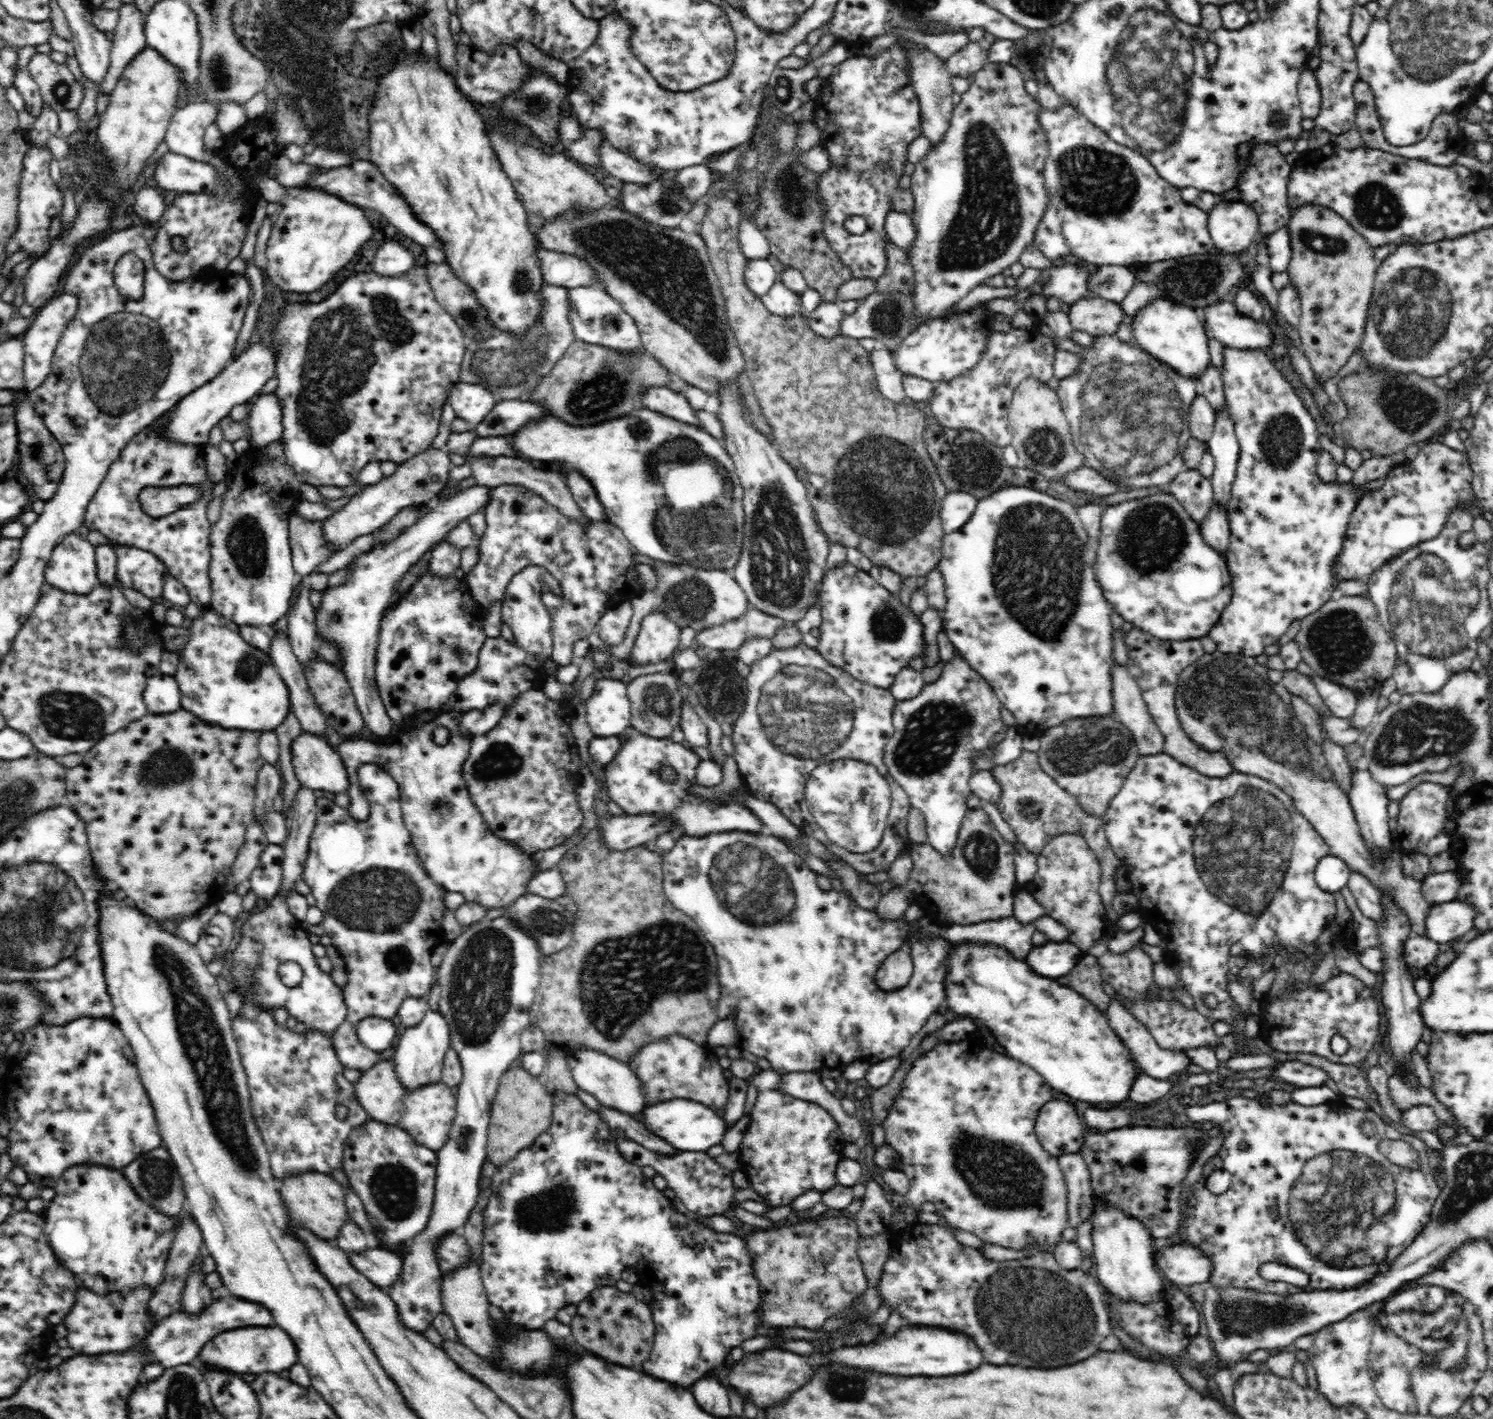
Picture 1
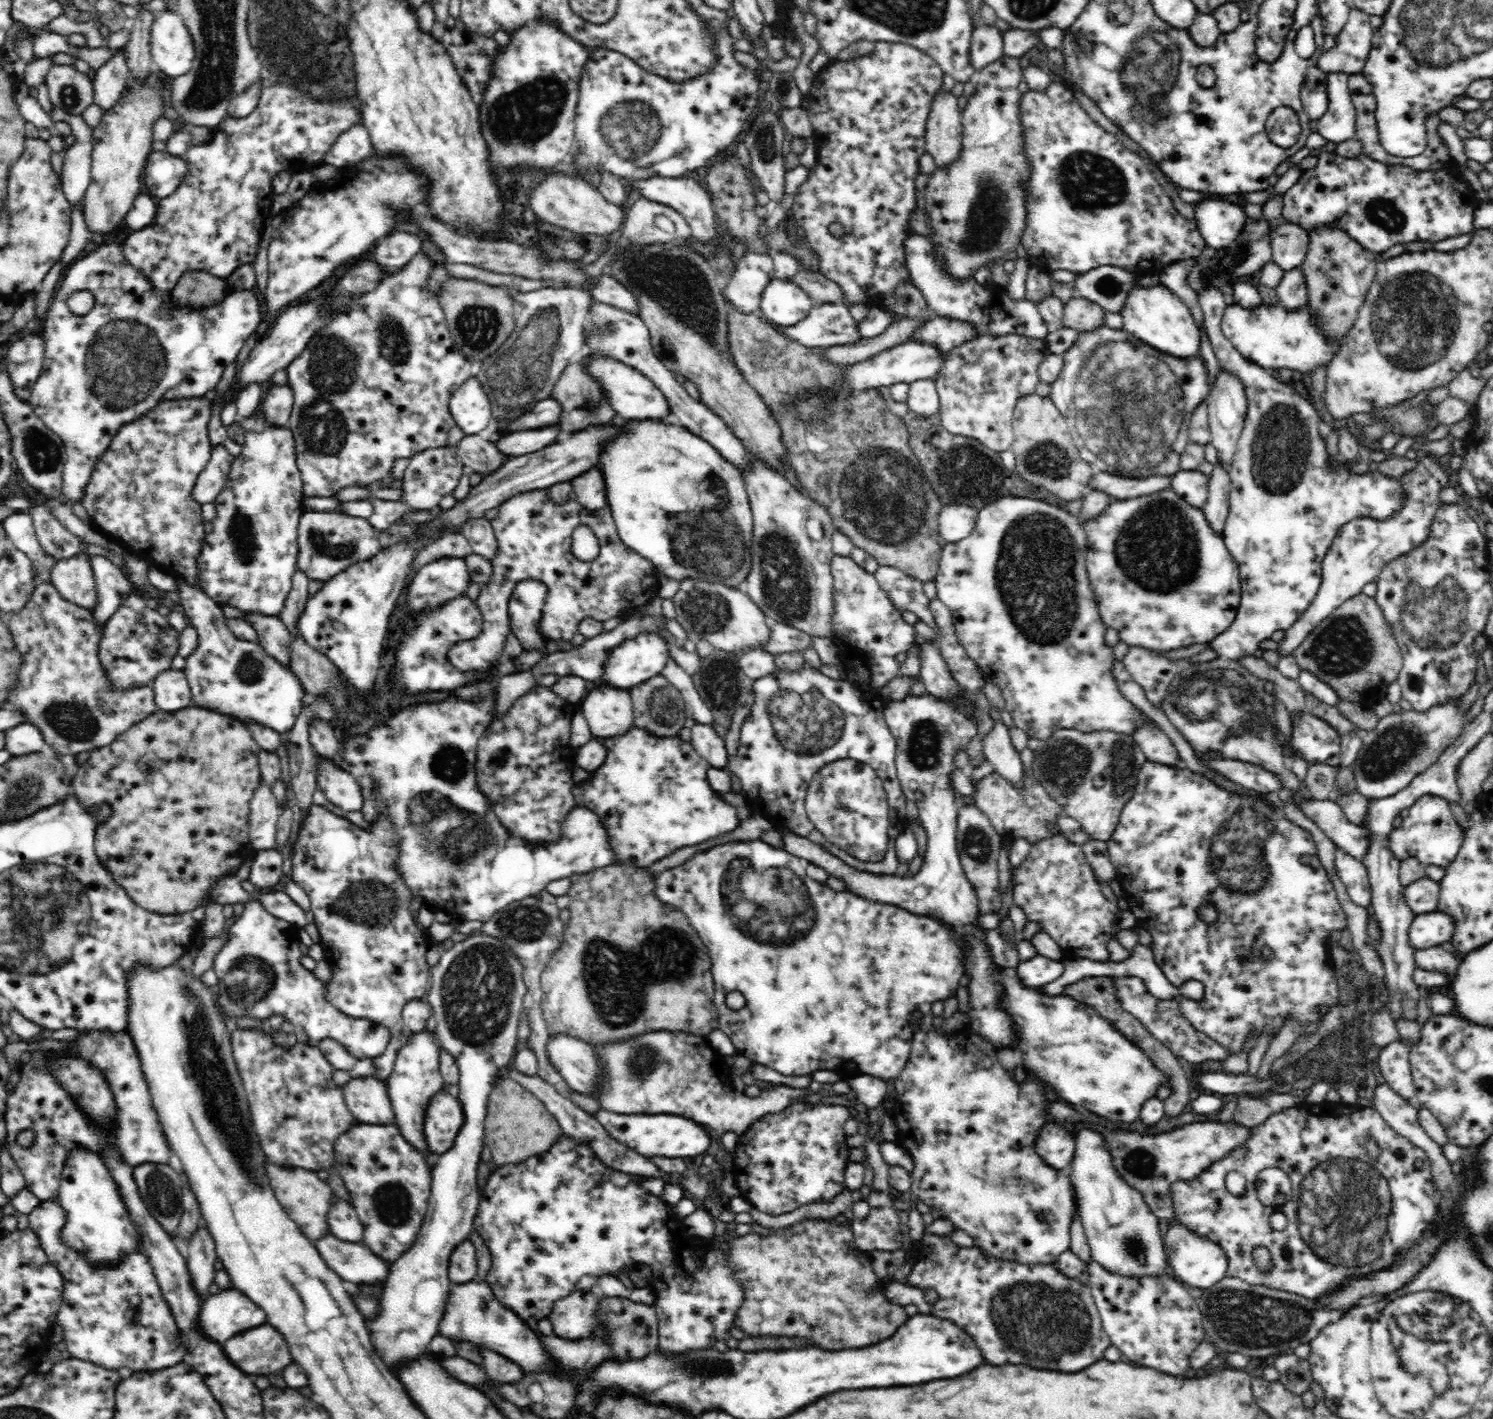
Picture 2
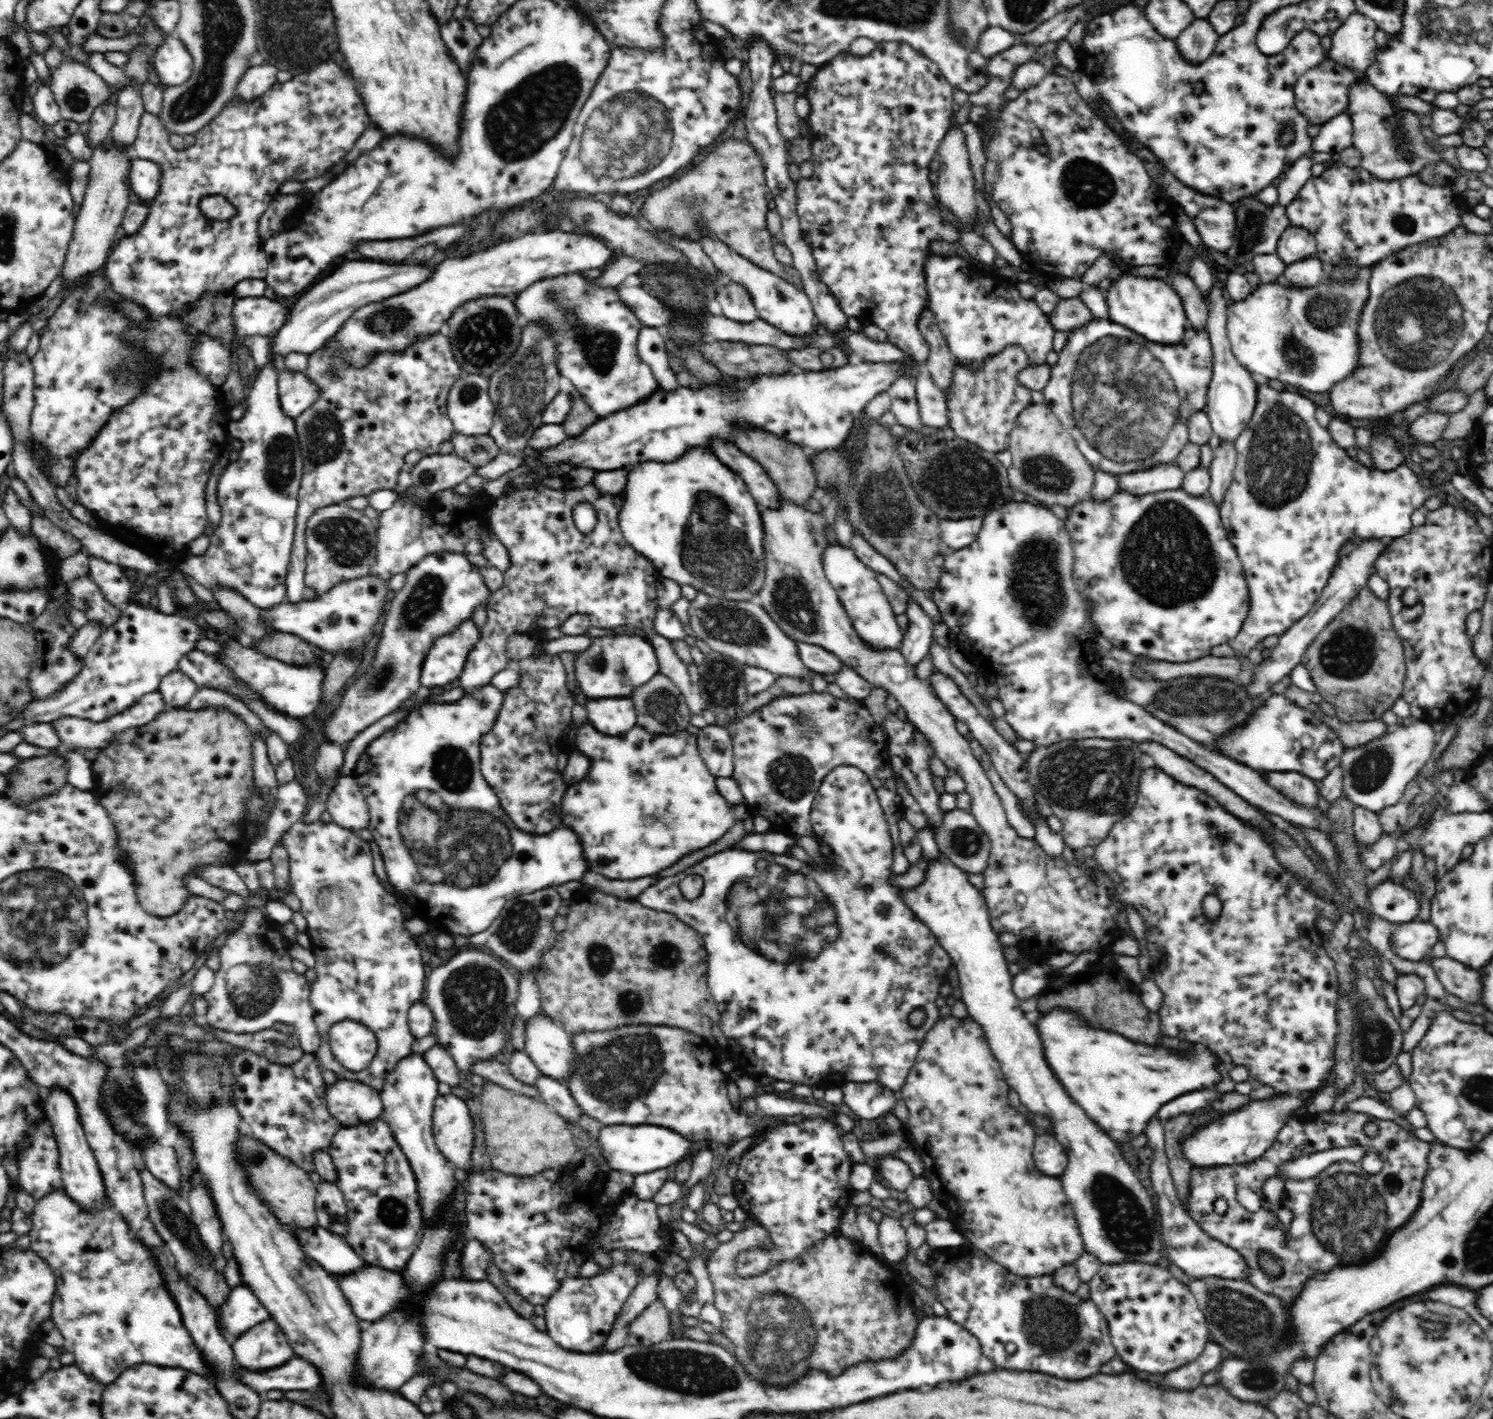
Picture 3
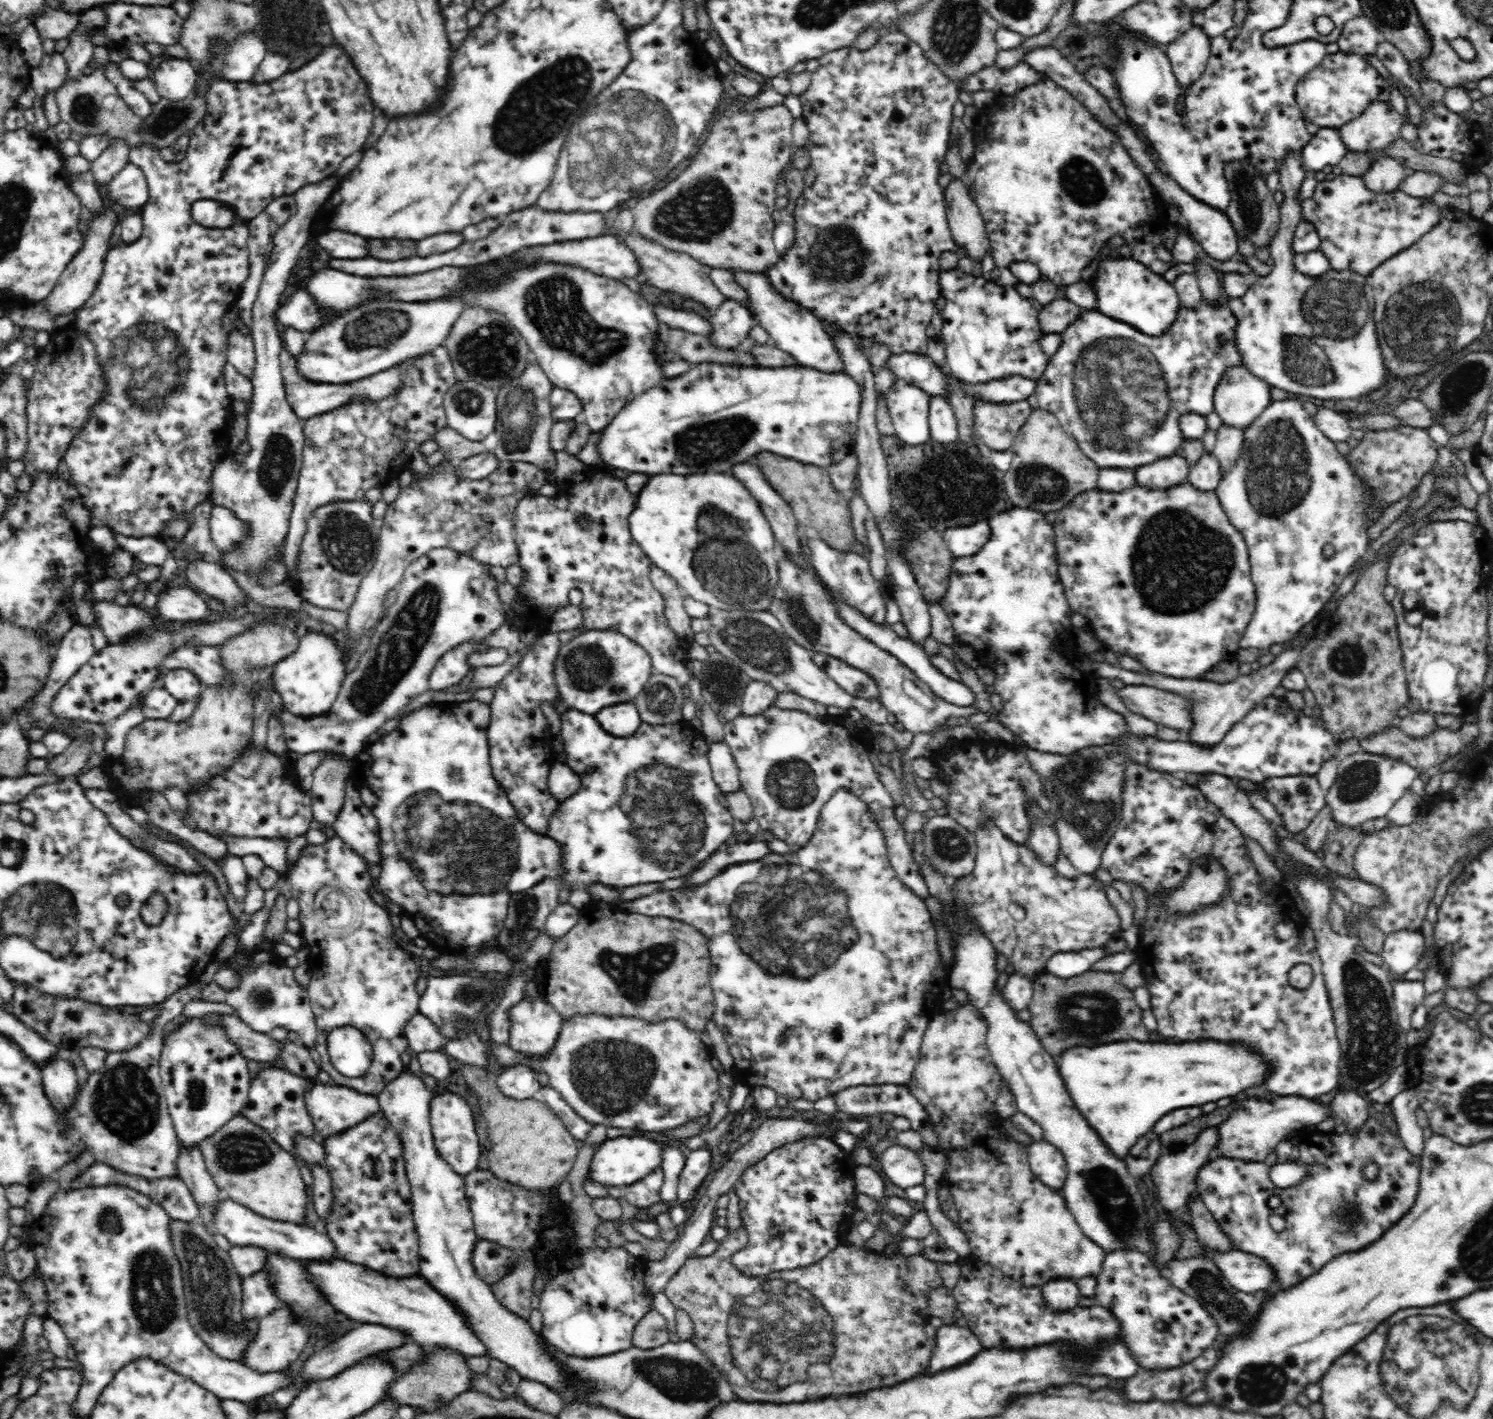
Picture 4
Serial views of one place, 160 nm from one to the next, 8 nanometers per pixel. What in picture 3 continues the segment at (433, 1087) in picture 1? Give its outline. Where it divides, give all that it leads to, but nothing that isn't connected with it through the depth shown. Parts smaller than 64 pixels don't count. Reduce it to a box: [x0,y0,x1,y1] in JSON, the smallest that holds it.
[325,1080,474,1167]

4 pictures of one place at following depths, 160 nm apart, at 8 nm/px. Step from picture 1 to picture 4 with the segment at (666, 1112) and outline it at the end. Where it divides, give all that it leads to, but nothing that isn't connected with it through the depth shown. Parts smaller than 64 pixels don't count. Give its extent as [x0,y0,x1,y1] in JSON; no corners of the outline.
[589,1131,664,1189]

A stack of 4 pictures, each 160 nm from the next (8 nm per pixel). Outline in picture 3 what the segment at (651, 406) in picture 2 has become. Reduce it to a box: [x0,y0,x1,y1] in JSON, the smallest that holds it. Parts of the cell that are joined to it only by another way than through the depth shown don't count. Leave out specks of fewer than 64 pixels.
[514,273,659,419]

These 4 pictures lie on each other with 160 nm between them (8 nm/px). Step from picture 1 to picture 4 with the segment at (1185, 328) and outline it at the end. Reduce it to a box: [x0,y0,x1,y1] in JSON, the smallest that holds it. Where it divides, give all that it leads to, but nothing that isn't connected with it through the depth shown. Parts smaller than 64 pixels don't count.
[1093,253,1180,336]

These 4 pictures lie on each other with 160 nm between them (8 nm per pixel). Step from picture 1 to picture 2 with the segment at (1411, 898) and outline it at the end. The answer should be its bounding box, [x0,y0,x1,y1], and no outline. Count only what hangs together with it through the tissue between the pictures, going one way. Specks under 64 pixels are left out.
[1162,657,1314,802]

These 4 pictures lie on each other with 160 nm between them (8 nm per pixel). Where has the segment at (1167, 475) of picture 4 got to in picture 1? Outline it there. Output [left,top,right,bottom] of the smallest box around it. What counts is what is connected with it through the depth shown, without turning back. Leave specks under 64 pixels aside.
[1060,465,1124,496]

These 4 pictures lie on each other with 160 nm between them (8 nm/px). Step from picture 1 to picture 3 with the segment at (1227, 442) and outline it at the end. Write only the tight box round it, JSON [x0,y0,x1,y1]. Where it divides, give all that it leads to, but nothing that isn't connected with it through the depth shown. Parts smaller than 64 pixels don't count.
[1203,281,1258,442]

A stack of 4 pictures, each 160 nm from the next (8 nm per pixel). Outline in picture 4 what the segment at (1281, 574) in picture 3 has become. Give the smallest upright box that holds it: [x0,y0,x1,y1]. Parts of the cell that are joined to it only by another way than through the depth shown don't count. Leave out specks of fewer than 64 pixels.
[1215,399,1386,651]

